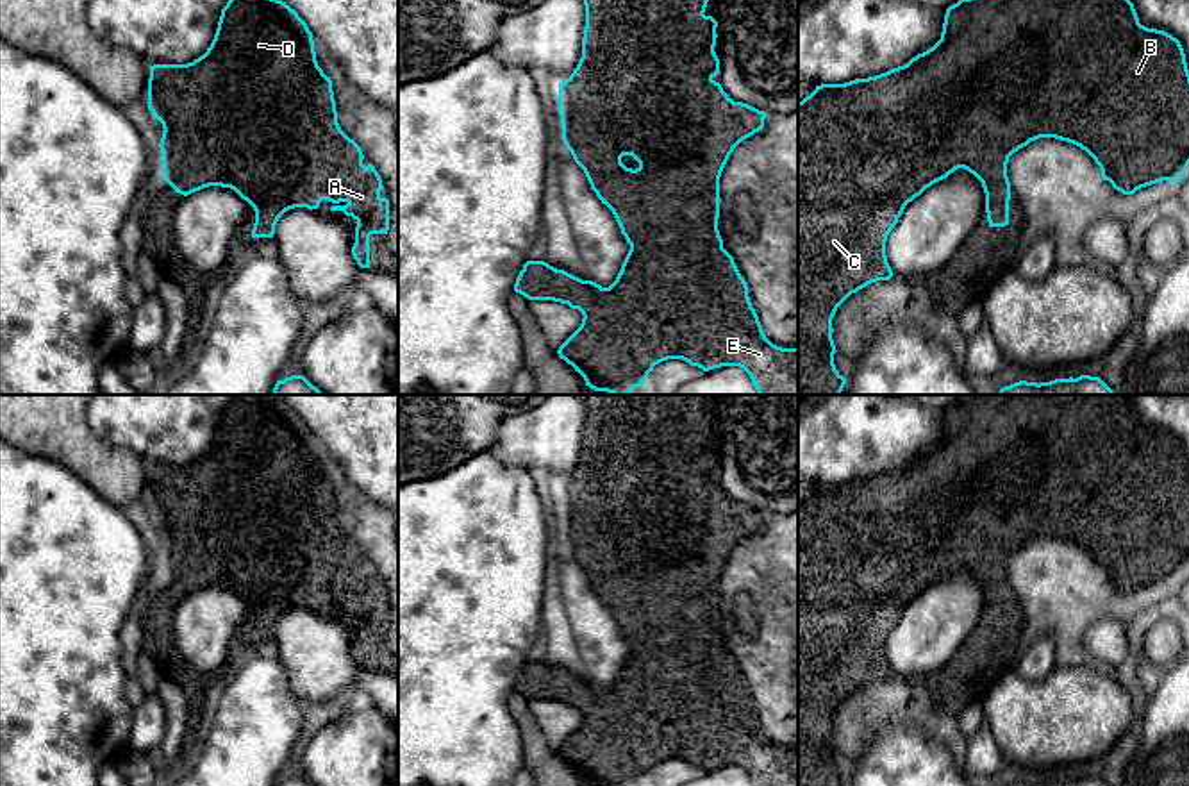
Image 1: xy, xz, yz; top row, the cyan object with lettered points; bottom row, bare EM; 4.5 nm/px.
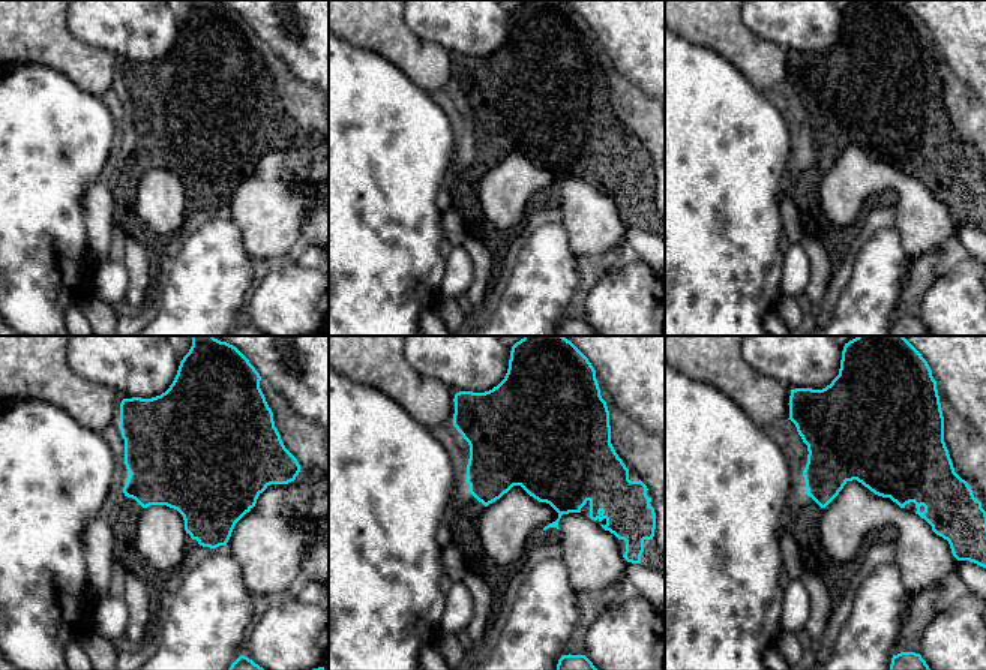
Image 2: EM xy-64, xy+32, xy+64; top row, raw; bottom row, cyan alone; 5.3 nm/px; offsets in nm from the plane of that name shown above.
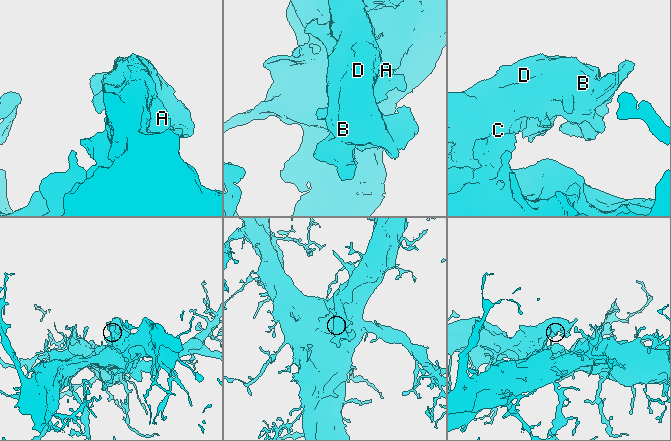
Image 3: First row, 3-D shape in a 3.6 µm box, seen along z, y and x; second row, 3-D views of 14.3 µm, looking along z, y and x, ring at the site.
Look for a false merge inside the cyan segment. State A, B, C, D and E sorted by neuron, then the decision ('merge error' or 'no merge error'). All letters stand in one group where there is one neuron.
A B C D E; no merge error

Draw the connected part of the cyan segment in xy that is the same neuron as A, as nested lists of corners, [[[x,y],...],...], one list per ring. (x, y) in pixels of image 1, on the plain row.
[[[232,395],[221,409],[207,452],[187,464],[154,464],[148,479],[148,509],[162,523],[159,543],[162,581],[184,597],[209,586],[234,590],[255,611],[252,638],[273,638],[279,618],[295,607],[318,609],[321,600],[357,622],[352,656],[370,668],[370,636],[387,634],[389,600],[380,597],[382,579],[362,564],[361,547],[337,523],[332,481],[318,466],[312,432],[286,402],[270,395]]]

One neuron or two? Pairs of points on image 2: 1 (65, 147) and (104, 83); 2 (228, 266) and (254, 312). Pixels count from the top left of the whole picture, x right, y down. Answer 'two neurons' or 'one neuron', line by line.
1: two neurons
2: two neurons

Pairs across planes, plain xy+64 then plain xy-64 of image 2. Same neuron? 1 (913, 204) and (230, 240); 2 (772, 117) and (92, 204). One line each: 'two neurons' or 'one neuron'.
1: two neurons
2: two neurons

